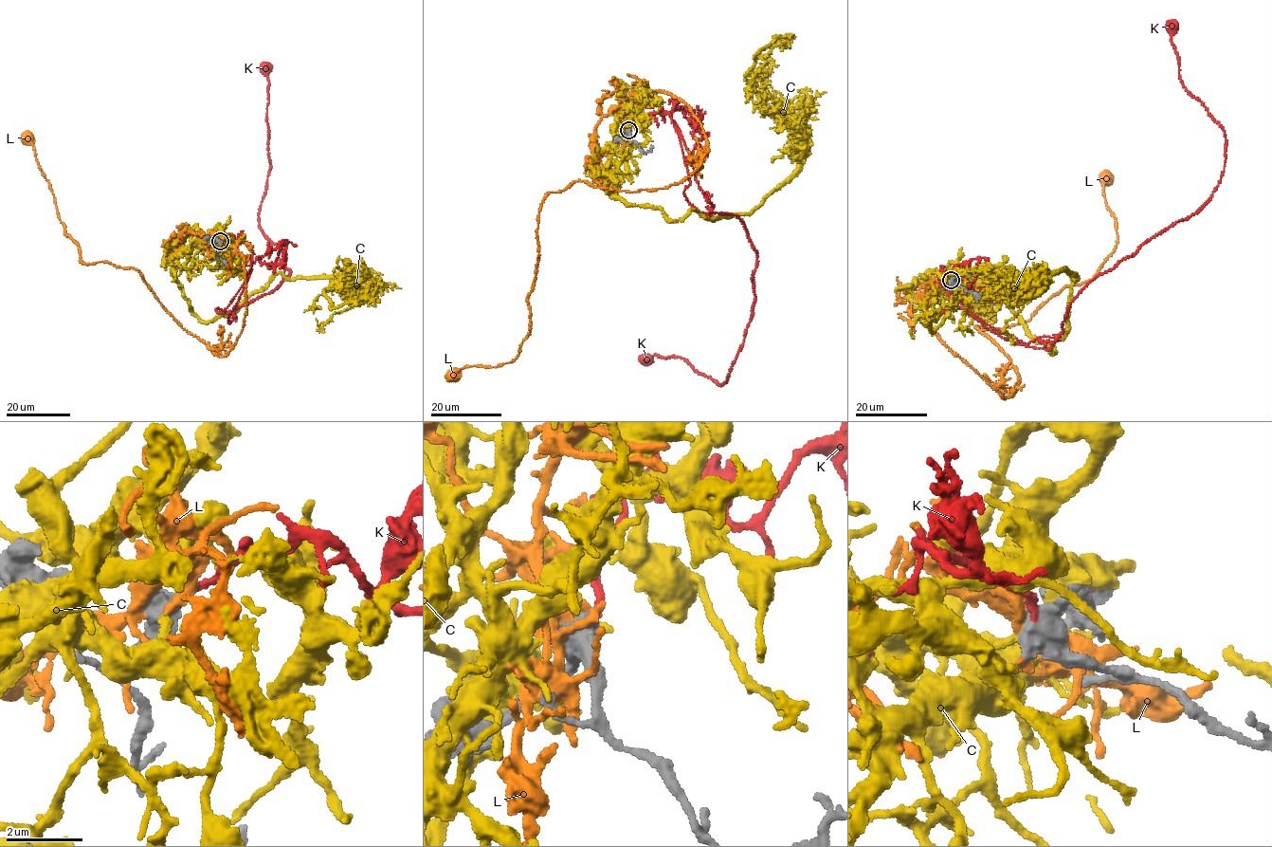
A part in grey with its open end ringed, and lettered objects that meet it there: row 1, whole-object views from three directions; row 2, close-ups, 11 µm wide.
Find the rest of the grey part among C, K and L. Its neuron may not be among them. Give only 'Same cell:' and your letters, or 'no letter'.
Same cell: K

